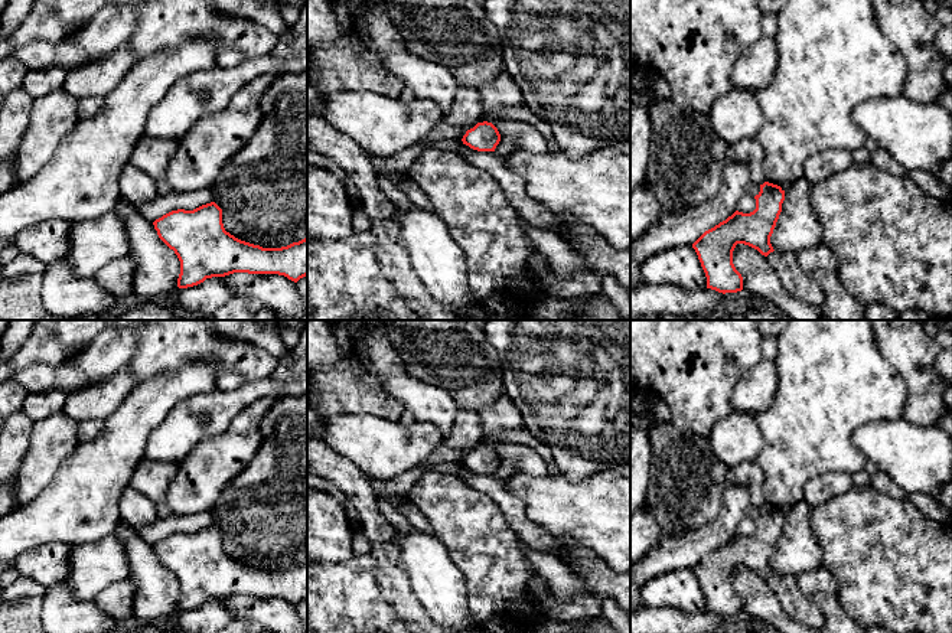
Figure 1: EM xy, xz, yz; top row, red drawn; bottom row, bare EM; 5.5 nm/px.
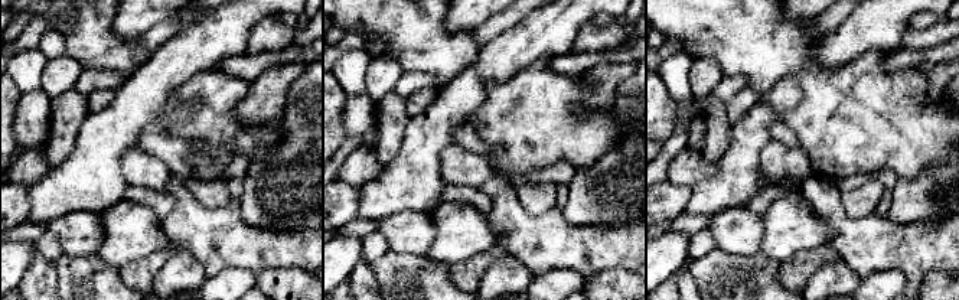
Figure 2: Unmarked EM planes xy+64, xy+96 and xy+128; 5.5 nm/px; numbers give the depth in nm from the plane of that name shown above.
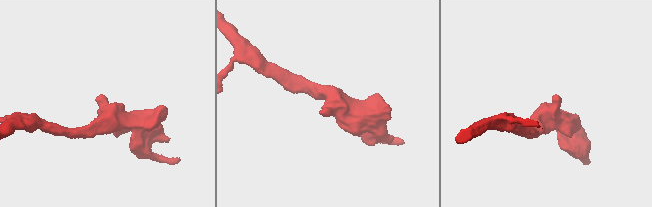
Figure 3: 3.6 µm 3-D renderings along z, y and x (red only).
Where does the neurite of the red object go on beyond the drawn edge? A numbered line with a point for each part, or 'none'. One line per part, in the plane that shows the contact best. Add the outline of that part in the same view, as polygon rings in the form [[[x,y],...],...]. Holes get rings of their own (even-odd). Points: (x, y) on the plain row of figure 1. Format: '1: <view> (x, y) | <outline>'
none

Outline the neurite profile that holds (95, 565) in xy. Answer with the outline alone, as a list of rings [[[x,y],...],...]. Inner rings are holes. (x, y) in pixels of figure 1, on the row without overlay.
[[[117,535],[72,548],[69,574],[62,583],[78,600],[94,600],[102,590],[130,580],[128,557]]]

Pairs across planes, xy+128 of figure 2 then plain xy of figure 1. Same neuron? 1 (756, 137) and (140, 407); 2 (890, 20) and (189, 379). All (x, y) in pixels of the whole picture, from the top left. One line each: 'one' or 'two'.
1: one
2: one

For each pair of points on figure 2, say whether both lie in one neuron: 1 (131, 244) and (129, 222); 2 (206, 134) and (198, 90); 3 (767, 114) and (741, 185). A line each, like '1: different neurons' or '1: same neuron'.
1: same neuron
2: same neuron
3: same neuron

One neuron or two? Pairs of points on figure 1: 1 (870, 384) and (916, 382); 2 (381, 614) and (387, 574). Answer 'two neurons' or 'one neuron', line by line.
1: two neurons
2: two neurons

